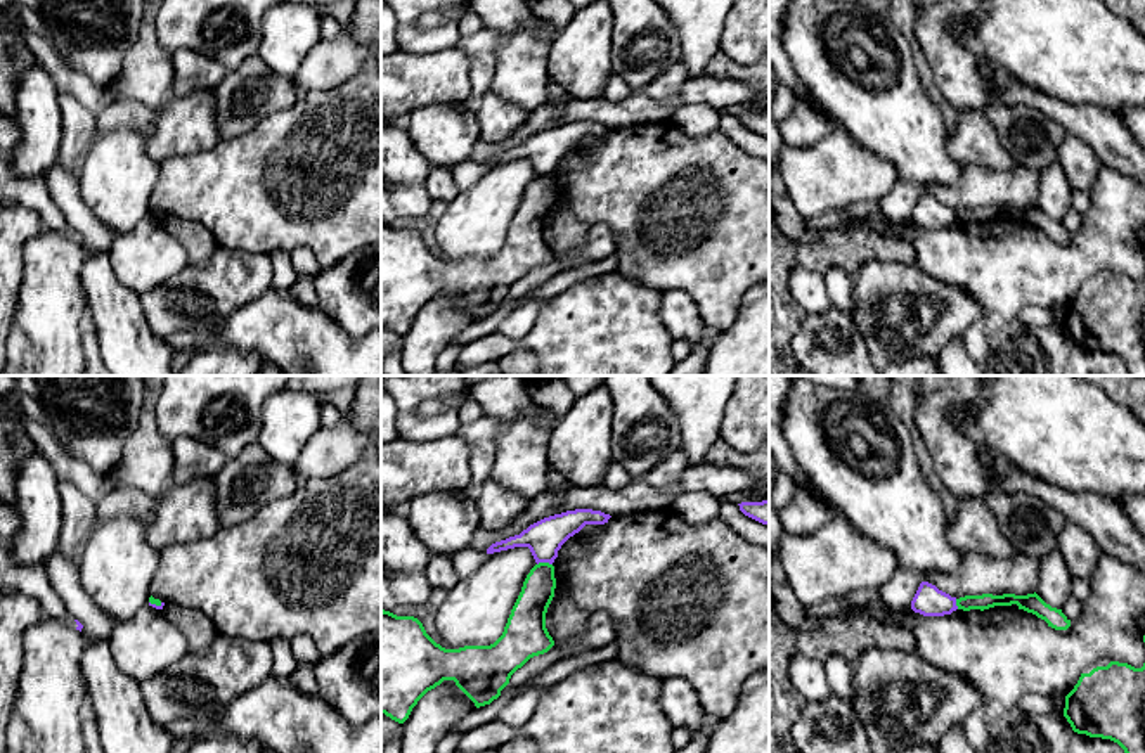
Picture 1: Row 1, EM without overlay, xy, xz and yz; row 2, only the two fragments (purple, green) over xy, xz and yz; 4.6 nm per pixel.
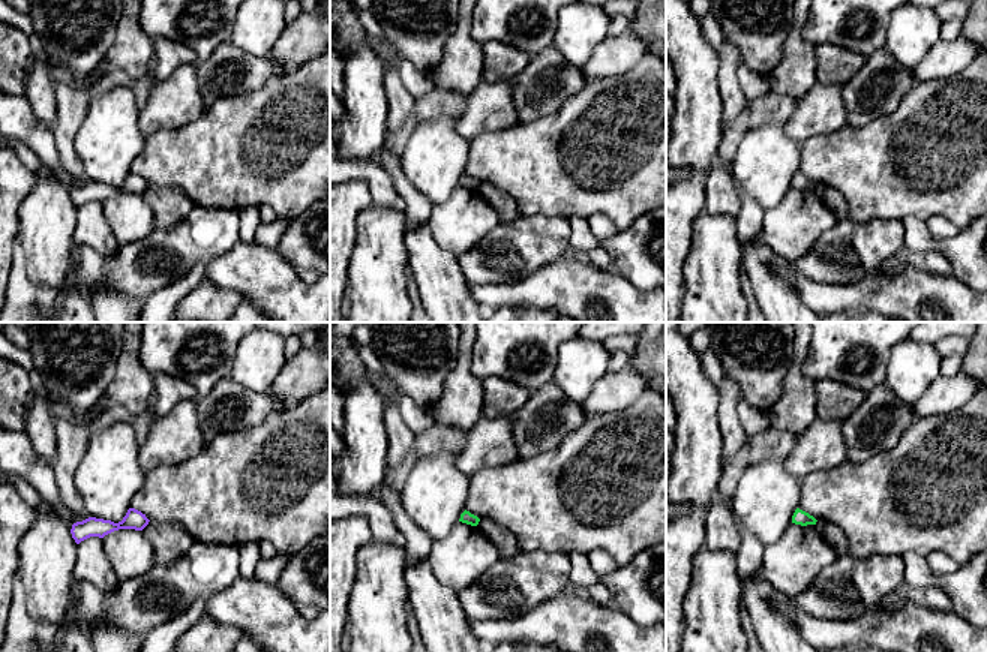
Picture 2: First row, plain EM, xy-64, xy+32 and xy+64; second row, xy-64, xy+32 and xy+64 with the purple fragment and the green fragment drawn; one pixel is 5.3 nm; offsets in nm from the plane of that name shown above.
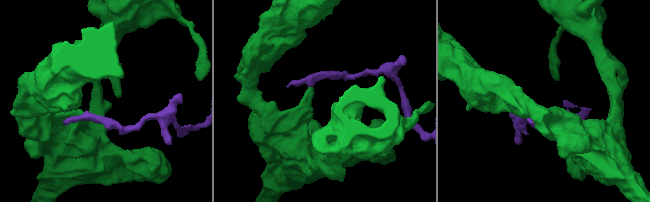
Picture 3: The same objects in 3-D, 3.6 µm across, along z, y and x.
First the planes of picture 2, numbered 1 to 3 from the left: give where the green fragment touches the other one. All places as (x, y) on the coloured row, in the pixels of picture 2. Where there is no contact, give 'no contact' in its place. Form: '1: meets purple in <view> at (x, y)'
1: no contact
2: no contact
3: no contact

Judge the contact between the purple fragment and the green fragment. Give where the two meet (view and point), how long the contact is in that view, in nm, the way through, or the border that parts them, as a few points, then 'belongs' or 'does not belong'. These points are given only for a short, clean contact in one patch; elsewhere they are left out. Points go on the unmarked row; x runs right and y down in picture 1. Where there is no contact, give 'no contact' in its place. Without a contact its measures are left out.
contact xz (544, 173); length 70 nm; border xz (551, 175), (537, 177); does not belong

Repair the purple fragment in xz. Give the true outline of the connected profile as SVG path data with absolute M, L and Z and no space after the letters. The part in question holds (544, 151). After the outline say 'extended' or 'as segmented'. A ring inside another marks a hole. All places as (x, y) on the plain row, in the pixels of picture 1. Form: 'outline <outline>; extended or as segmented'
outline M575 121L544 130L520 147L495 154L487 161L487 166L528 159L535 175L553 177L561 158L579 145L585 137L605 137L611 128L592 121Z; as segmented

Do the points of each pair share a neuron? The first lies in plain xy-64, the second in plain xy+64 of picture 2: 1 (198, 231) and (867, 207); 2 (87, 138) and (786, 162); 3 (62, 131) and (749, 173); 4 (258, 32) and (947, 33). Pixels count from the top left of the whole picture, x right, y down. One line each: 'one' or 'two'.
1: two
2: one
3: two
4: two

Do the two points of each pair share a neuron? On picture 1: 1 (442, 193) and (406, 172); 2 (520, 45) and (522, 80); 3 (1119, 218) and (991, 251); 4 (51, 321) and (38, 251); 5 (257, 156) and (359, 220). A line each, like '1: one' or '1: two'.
1: two
2: one
3: one
4: one
5: one

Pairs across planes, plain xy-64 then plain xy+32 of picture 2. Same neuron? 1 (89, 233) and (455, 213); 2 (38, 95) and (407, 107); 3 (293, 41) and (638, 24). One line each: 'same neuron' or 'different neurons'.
1: different neurons
2: different neurons
3: different neurons

